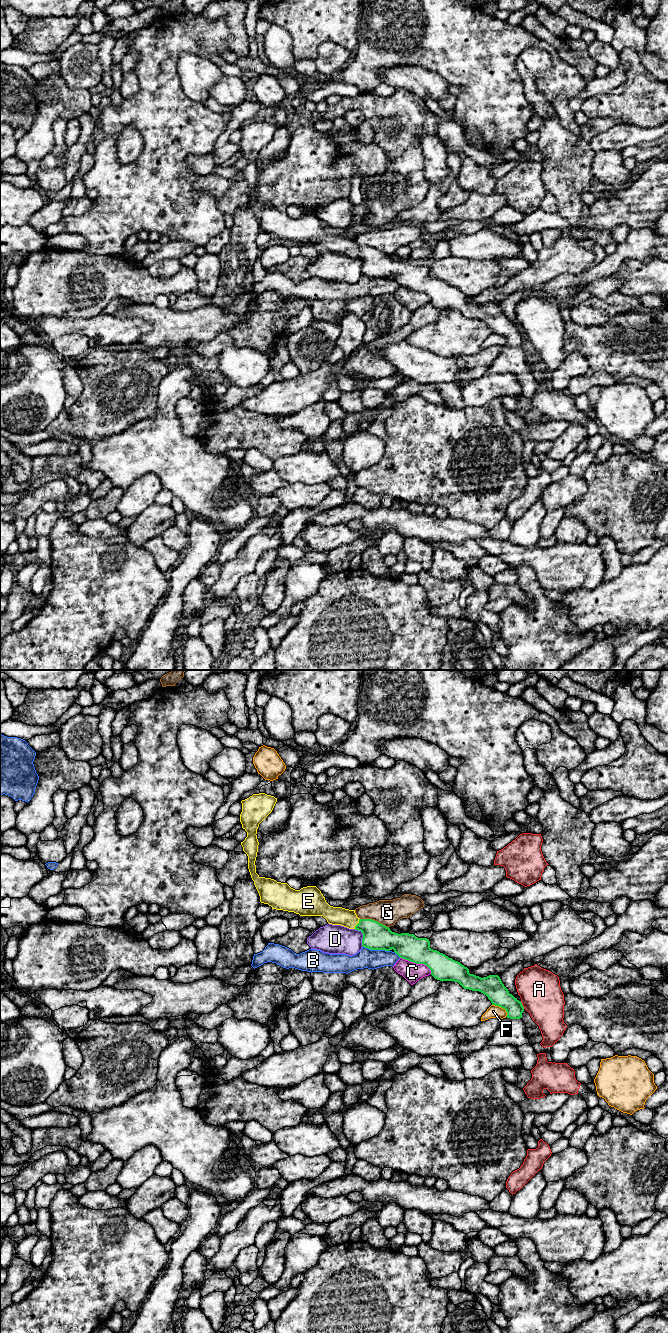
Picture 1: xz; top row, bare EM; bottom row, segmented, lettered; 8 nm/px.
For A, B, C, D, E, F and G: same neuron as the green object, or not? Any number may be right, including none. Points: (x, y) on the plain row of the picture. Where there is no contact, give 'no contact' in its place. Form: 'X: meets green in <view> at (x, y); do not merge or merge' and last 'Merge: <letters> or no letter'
A: meets green in xz at (522, 333); do not merge
B: meets green in xz at (376, 277); do not merge
C: meets green in xz at (417, 291); do not merge
D: meets green in xz at (363, 264); do not merge
E: meets green in xz at (358, 251); merge
F: meets green in xz at (501, 335); do not merge
G: meets green in xz at (374, 248); do not merge
Merge: E

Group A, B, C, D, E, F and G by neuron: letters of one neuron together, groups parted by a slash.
A / B / C / D / E / F / G

